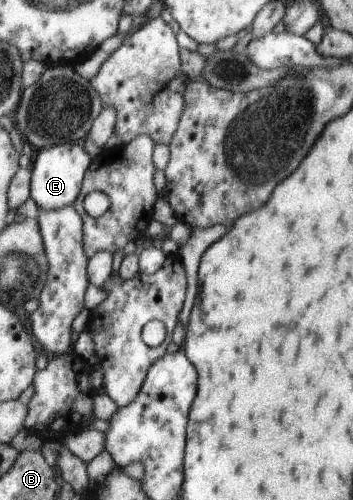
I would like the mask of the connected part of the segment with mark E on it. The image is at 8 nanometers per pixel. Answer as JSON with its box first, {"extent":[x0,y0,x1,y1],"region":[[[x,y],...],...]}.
{"extent":[30,143,90,211],"region":[[[76,143],[60,144],[40,150],[34,163],[30,164],[32,168],[30,197],[39,209],[48,211],[73,205],[81,195],[82,179],[85,179],[88,173],[88,165],[90,165],[88,153]]]}

